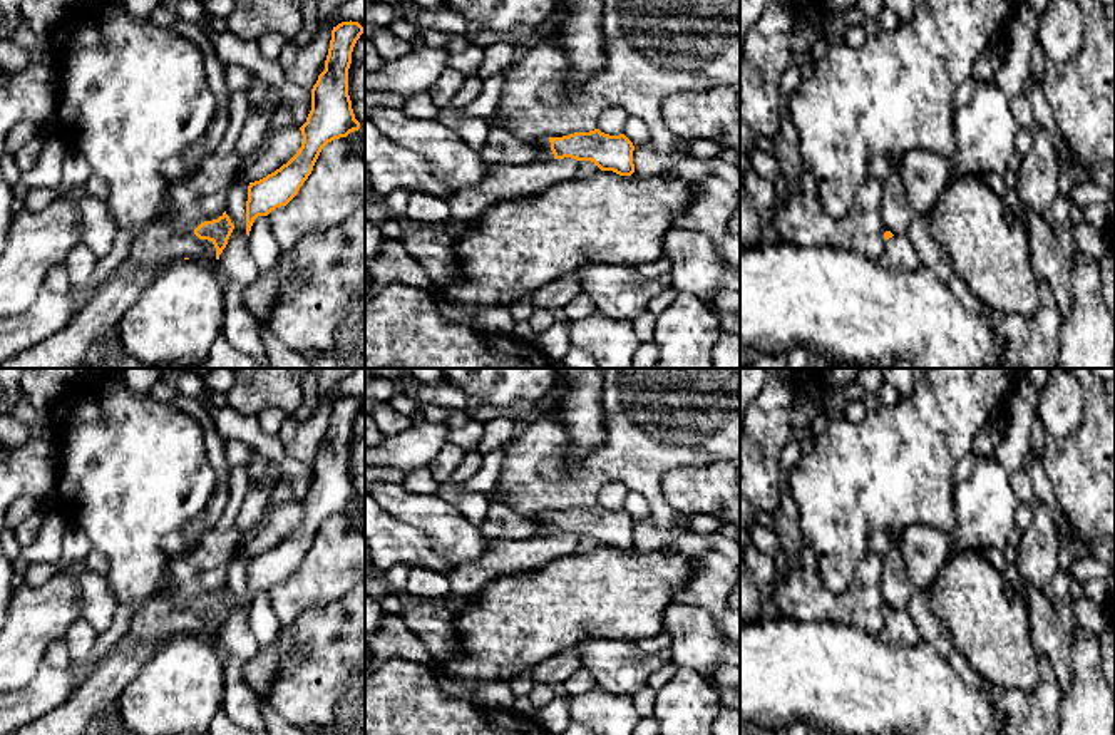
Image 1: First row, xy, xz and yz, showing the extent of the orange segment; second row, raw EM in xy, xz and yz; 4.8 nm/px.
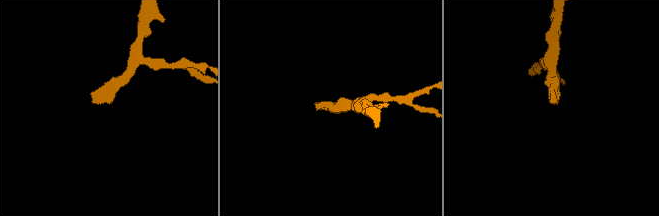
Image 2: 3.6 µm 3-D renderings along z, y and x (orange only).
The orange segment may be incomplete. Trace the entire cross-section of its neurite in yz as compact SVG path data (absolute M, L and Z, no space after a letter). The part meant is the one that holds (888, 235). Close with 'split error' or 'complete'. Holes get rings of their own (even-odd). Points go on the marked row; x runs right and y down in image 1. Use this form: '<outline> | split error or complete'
M884 233L884 254L881 265L891 271L912 271L919 265L906 236Z | split error

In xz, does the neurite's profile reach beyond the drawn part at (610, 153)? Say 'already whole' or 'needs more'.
needs more

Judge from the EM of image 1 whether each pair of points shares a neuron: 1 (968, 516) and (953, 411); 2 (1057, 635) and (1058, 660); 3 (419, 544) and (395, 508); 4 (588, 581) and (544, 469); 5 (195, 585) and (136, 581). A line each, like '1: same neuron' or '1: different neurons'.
1: different neurons
2: same neuron
3: different neurons
4: different neurons
5: different neurons

